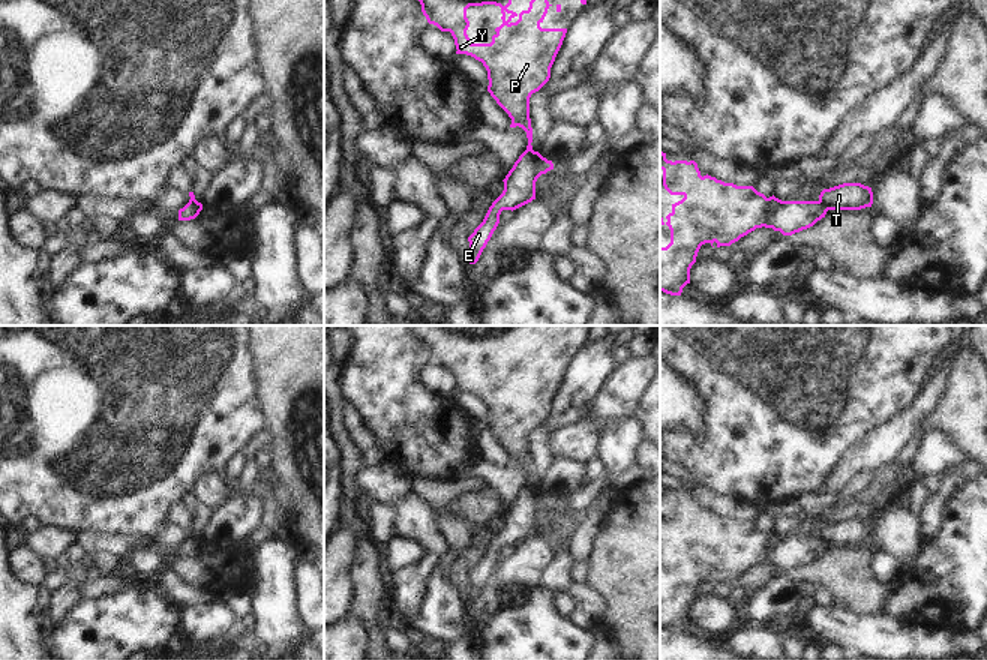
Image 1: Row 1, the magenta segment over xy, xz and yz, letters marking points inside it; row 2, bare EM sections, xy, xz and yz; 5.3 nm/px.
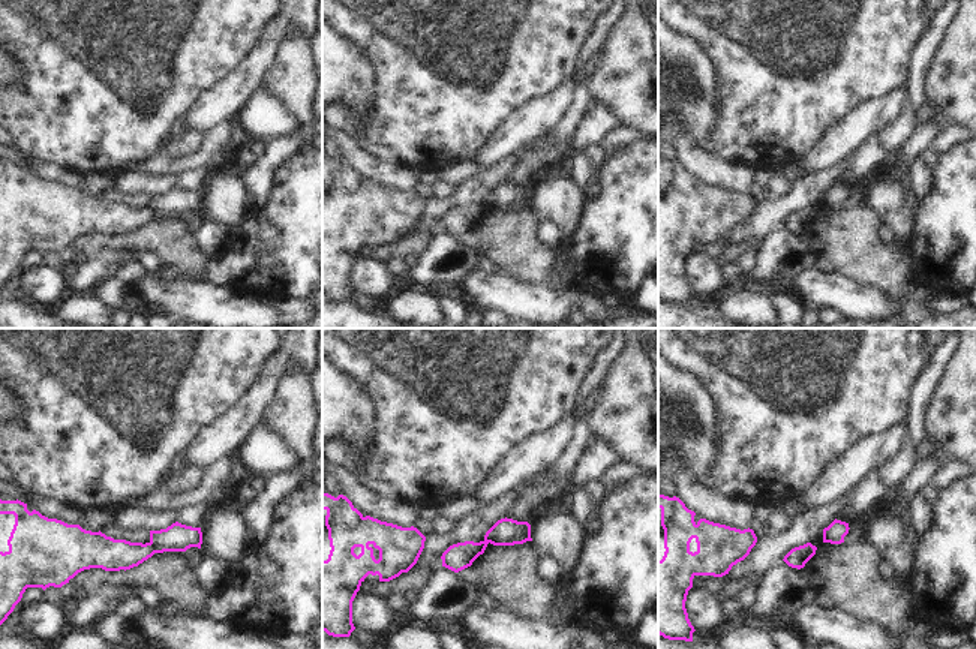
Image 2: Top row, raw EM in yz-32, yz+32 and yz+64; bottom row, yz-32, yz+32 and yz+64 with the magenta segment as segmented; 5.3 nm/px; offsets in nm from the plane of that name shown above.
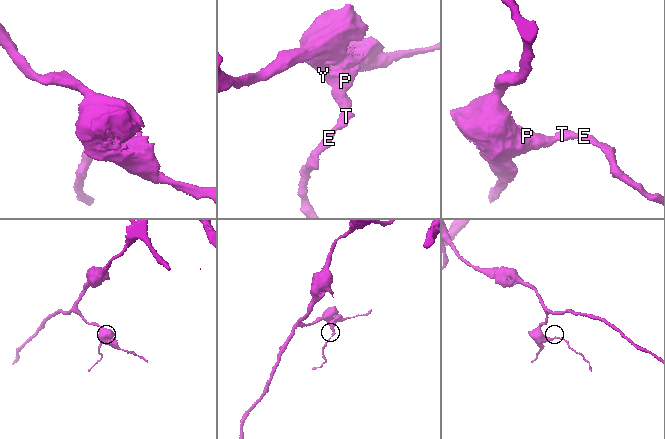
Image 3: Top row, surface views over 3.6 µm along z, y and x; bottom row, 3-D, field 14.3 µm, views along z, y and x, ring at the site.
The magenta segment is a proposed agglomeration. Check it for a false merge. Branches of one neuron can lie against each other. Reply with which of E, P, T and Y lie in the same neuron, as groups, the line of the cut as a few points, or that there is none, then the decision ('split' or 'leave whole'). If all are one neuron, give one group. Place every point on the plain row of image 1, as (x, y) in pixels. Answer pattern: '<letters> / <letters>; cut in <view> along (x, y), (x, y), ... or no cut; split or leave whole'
E T / P Y; cut in yz along (819, 534), (828, 545); split

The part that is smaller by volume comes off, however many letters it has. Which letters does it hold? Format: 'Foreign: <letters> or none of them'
Foreign: E, T

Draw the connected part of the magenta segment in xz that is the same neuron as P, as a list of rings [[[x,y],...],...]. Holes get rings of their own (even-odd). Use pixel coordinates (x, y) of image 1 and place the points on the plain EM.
[[[410,326],[412,334],[422,340],[422,348],[429,360],[441,368],[450,368],[456,390],[466,390],[482,398],[488,406],[488,428],[496,440],[512,454],[510,464],[522,464],[526,468],[528,482],[525,488],[532,486],[532,464],[530,454],[530,434],[538,428],[550,414],[550,404],[562,381],[567,364],[542,364],[548,345],[552,342],[546,332],[536,332],[530,344],[519,351],[507,344],[512,340],[514,326]],[[495,340],[501,344],[502,360],[495,364],[490,380],[471,380],[466,370],[470,357],[466,345],[470,342]]]

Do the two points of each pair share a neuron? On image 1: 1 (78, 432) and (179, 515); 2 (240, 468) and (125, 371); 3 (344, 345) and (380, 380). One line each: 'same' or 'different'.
1: different
2: different
3: different

